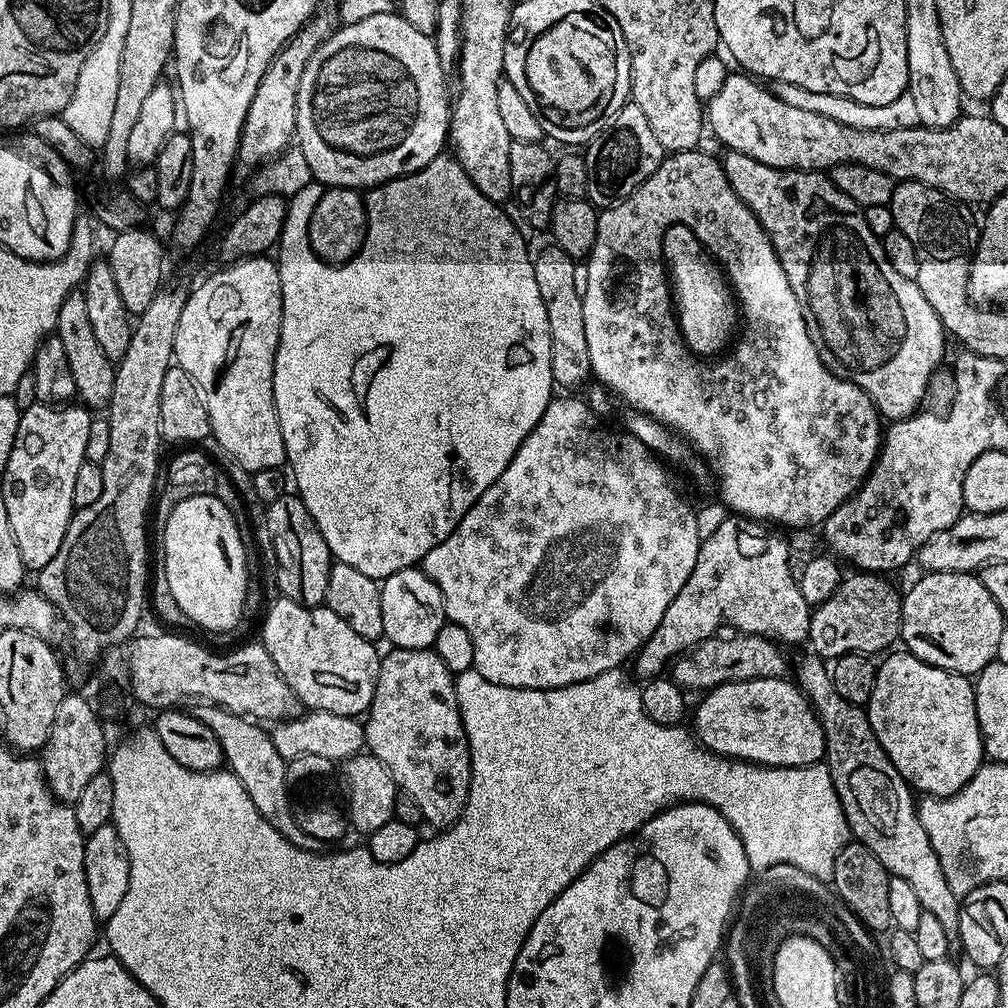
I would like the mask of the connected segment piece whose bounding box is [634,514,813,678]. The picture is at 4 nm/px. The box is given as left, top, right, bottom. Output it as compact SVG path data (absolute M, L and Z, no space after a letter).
M730 514L724 519L722 526L718 526L718 530L710 534L710 538L701 540L698 562L694 562L694 570L690 570L686 586L682 586L682 590L674 594L674 602L666 606L666 614L662 614L658 630L654 630L650 639L635 653L638 675L644 676L643 678L659 677L665 671L666 665L677 656L683 656L703 640L710 640L714 634L719 633L723 620L733 624L736 627L733 629L741 633L764 636L767 640L775 640L781 646L800 643L803 645L807 641L813 605L808 604L806 598L802 598L794 568L788 565L788 544L775 531L779 532L765 521Z

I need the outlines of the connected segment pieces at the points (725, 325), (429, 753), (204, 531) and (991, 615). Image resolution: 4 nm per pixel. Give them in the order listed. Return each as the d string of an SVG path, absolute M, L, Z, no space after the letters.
M671 224L664 229L664 262L670 277L676 319L680 322L680 332L688 349L700 358L712 358L723 353L738 328L738 301L724 269L716 263L694 230L685 224Z
M392 648L388 653L385 651L380 661L372 705L368 708L364 722L367 751L377 756L386 770L390 770L397 789L410 794L410 798L418 802L418 810L422 810L424 815L424 824L433 824L436 830L452 825L468 801L472 759L468 736L464 733L464 723L460 717L454 674L446 662L442 662L442 658L438 658L432 648Z
M216 494L186 498L170 510L162 528L162 569L178 606L197 629L205 628L208 634L230 632L243 618L247 592L247 554L230 510Z
M925 571L921 580L912 584L912 589L903 593L900 602L900 634L903 647L930 666L957 672L960 676L975 677L991 662L997 659L1000 643L1004 640L1006 617L998 610L998 602L990 598L990 590L982 586L979 575L970 572Z

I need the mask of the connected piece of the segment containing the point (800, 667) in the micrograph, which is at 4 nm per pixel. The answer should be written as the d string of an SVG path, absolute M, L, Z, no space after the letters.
M811 650L805 652L805 656L794 660L794 672L796 668L794 683L812 704L820 725L824 727L826 767L832 776L834 790L838 794L844 811L847 831L851 835L853 832L856 835L853 837L870 849L874 858L878 858L878 862L882 862L882 866L889 876L906 878L906 882L910 882L918 902L922 902L924 912L934 914L934 918L938 918L938 922L942 922L942 926L946 926L949 934L958 933L962 900L961 897L954 894L954 890L950 890L950 882L946 882L946 874L942 874L942 862L938 862L938 854L934 850L934 846L930 846L930 838L920 821L917 801L915 799L912 801L913 789L909 788L908 783L902 778L902 774L898 774L898 770L894 766L894 762L890 762L886 750L882 750L868 721L867 711L861 705L846 702L846 698L842 698L842 694L838 694L838 690L834 690L829 665L815 652Z

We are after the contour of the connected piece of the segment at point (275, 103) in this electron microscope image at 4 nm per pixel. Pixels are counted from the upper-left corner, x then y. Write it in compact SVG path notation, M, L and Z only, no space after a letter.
M317 11L307 22L294 33L284 44L284 49L272 59L258 90L254 90L254 102L250 102L244 119L244 129L240 135L238 160L241 165L256 170L265 162L271 162L293 143L296 135L296 107L298 106L298 82L302 82L302 70L306 62L331 38L338 27L338 16L335 11Z

